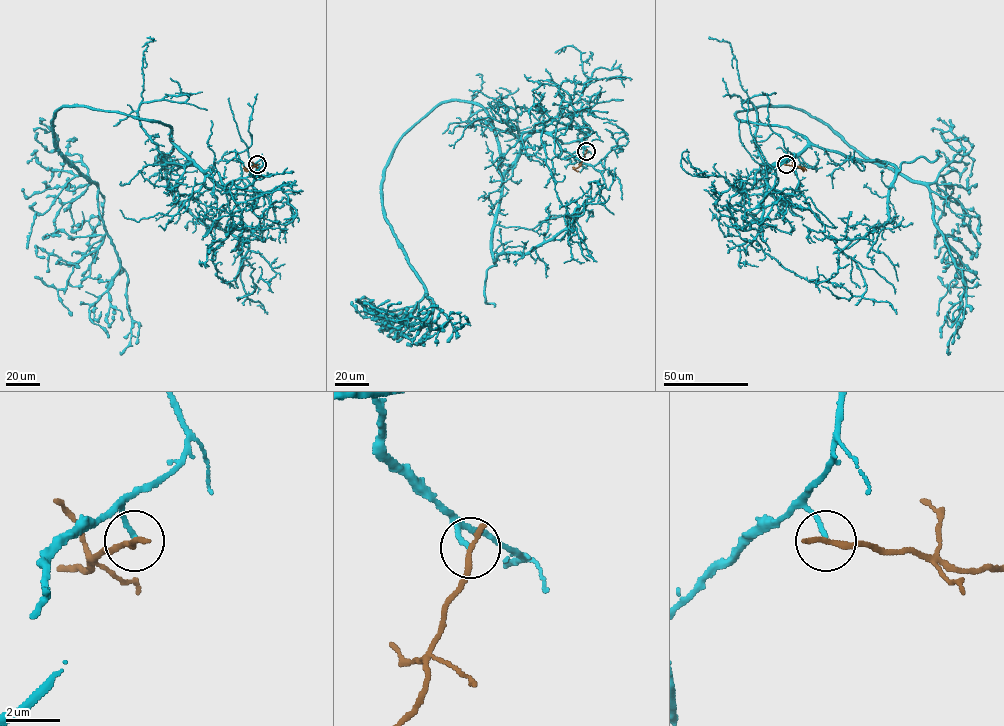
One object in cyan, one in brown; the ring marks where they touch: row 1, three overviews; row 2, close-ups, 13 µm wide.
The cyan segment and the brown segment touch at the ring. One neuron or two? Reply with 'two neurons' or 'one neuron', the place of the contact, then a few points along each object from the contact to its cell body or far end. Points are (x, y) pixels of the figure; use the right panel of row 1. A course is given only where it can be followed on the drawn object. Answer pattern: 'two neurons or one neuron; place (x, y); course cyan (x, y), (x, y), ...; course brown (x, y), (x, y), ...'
two neurons; place (786, 164); course cyan (786, 164), (772, 189), (768, 172), (806, 139), (737, 112), (801, 109), (929, 188), (966, 286), (950, 351); course brown (786, 165), (806, 170)

